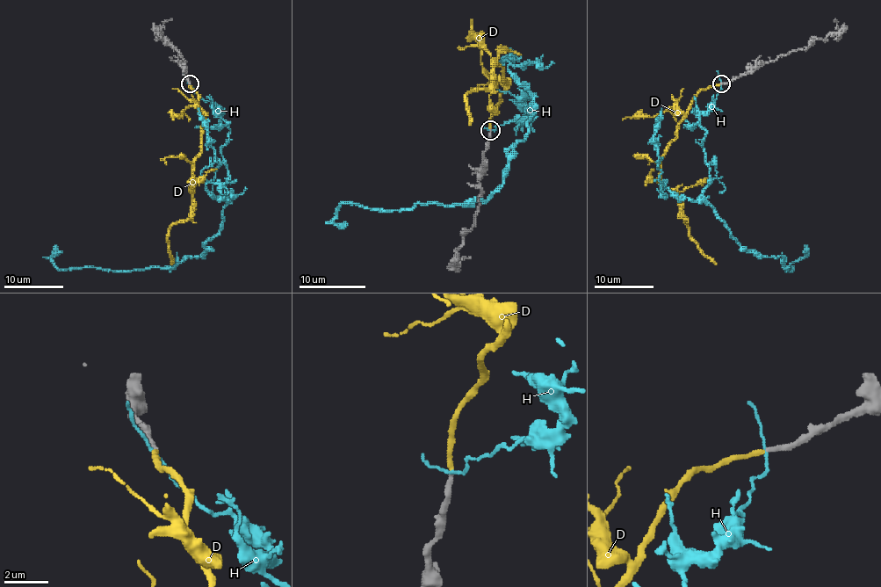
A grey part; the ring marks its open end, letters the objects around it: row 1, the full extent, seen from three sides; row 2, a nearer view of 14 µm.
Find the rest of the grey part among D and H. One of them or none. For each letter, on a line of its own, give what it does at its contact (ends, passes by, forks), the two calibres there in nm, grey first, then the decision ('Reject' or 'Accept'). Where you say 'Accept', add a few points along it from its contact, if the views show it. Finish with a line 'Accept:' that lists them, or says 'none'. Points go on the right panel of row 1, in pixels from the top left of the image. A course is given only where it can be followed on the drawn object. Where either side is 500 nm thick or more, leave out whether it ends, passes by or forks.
D: It ends there. Thickness 240 nm (grey) against 240 nm. Accept. Its course: (720, 84), (696, 94), (661, 160), (661, 182), (676, 194), (691, 239), (716, 264)
H: It passes by. Thickness 240 nm (grey) against 110 nm. Reject
Accept: D

